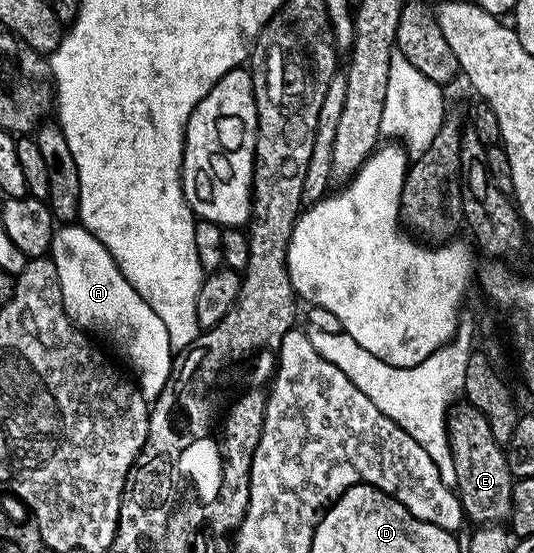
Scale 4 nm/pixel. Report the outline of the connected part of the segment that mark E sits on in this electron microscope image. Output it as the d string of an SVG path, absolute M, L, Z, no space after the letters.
M469 404L455 405L446 419L446 431L450 437L452 464L456 464L454 486L462 513L474 524L502 524L510 517L512 492L516 481L506 463L506 451L492 436L488 420L475 406Z

